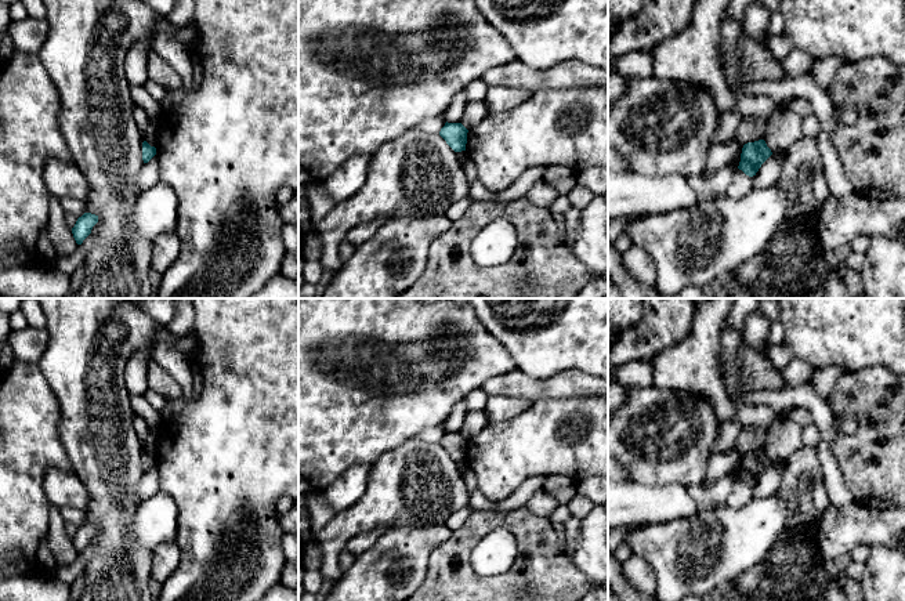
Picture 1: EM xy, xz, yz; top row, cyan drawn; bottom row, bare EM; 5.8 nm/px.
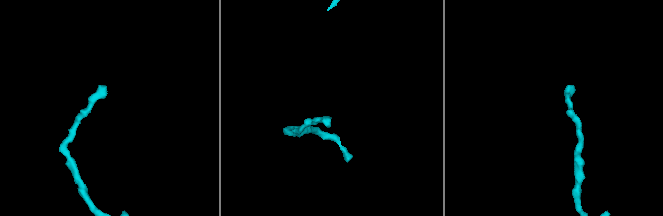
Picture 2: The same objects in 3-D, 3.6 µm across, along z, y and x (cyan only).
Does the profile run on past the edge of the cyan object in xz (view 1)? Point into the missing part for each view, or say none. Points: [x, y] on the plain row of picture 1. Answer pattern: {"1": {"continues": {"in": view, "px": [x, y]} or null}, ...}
{"1": {"continues": null}}

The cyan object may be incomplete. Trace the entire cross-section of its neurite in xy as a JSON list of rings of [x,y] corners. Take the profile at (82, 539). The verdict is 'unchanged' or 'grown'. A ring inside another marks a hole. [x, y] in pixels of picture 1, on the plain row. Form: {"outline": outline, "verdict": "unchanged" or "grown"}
{"outline": [[[84,522],[77,528],[75,536],[72,537],[72,543],[77,554],[83,553],[83,550],[91,543],[91,539],[97,532],[98,525],[91,522]]], "verdict": "unchanged"}

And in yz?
{"outline": [[[764,449],[747,452],[742,457],[738,478],[742,479],[746,485],[753,486],[771,464],[772,461]]], "verdict": "unchanged"}

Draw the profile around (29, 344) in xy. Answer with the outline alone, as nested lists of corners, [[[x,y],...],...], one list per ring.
[[[28,326],[21,332],[12,332],[8,344],[12,350],[12,365],[17,362],[37,363],[47,348],[48,332]]]

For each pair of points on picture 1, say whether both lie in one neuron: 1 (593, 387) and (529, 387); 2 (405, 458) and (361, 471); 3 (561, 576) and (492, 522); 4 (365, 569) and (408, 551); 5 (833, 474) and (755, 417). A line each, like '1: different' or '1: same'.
1: same
2: different
3: same
4: same
5: different

